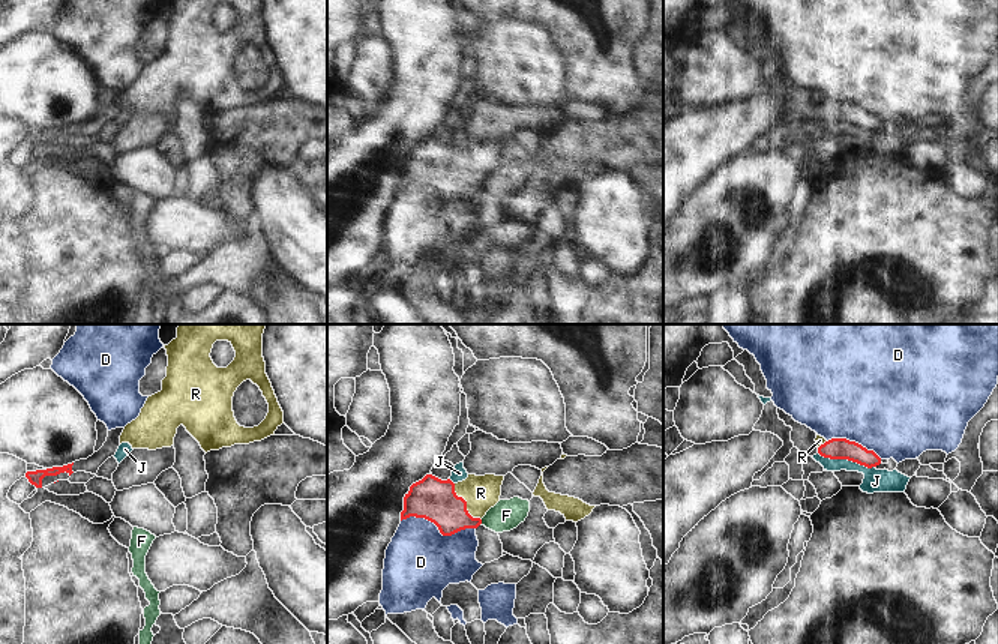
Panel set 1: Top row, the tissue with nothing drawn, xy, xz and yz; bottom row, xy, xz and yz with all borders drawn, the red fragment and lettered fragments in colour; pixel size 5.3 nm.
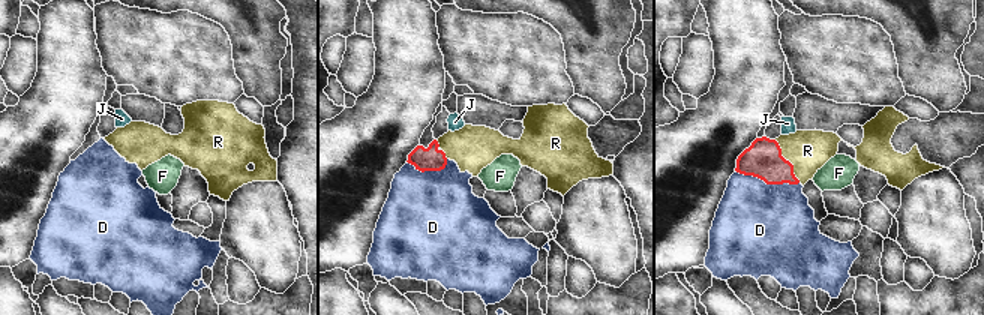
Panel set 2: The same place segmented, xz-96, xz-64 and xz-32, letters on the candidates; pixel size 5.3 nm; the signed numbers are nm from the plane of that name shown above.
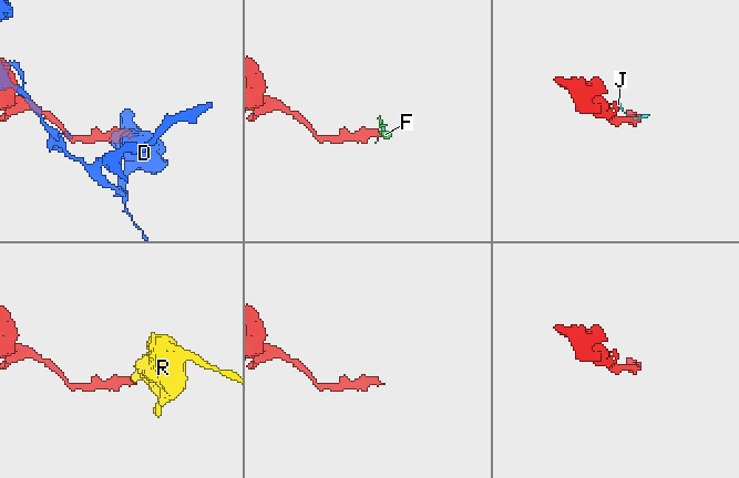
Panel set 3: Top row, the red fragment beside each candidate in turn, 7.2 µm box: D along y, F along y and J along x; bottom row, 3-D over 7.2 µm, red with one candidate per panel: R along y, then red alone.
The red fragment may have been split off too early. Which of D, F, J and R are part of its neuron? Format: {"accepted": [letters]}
{"accepted": ["R"]}

